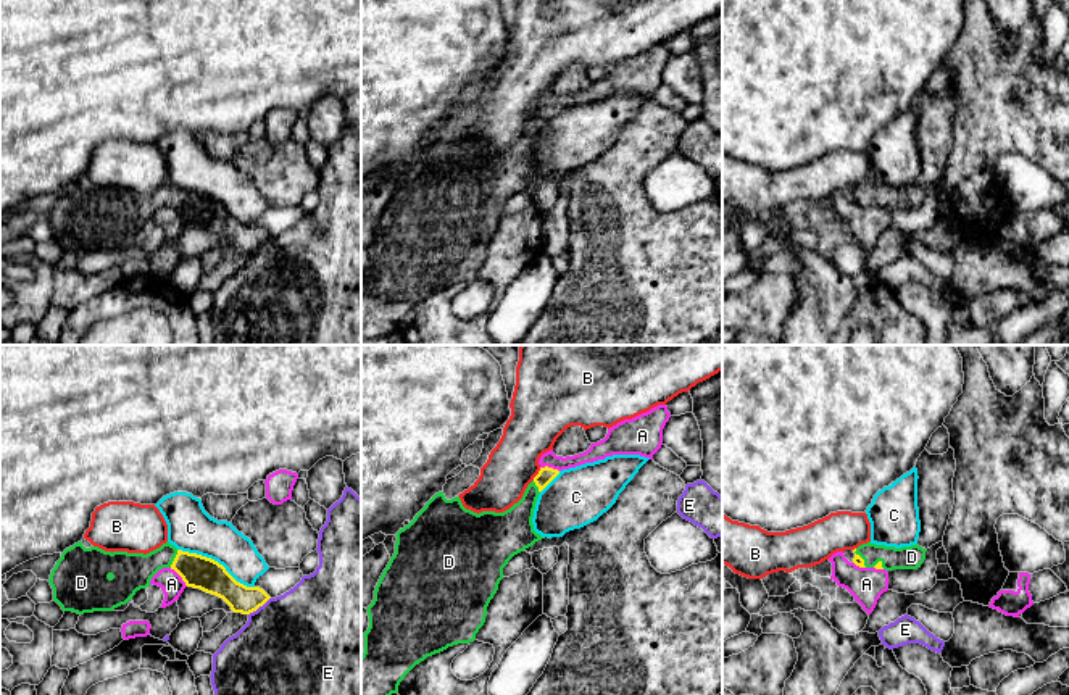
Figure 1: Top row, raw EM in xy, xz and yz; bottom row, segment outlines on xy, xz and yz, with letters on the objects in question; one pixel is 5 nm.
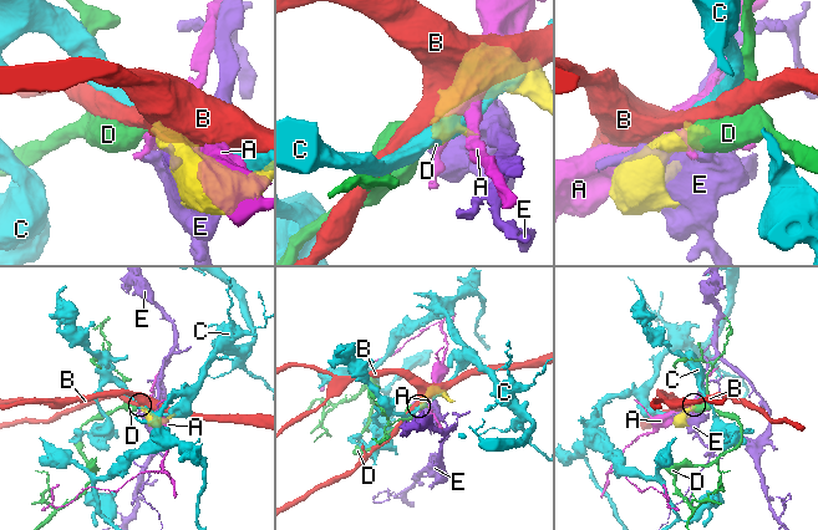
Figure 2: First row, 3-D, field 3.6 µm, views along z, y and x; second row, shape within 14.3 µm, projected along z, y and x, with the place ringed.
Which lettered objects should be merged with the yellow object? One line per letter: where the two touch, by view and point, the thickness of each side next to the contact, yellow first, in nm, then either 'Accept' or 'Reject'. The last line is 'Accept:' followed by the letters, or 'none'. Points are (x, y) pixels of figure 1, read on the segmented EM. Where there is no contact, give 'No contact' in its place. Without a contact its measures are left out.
A: Touches yellow at xy (179, 574). Thickness 170 nm (yellow) against 120 nm. Reject
B: Touches yellow at xz (537, 474). Thickness 80 nm (yellow) against 260 nm. Reject
C: Touches yellow at xy (216, 561). Thickness 170 nm (yellow) against 220 nm. Reject
D: Touches yellow at xy (174, 558). Thickness 170 nm (yellow) against 190 nm. Accept
E: Touches yellow at xy (258, 607). Thickness 140 nm (yellow) against 500 nm. Reject
Accept: D

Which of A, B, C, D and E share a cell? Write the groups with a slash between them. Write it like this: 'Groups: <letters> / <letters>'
Groups: A / B / C / D / E

